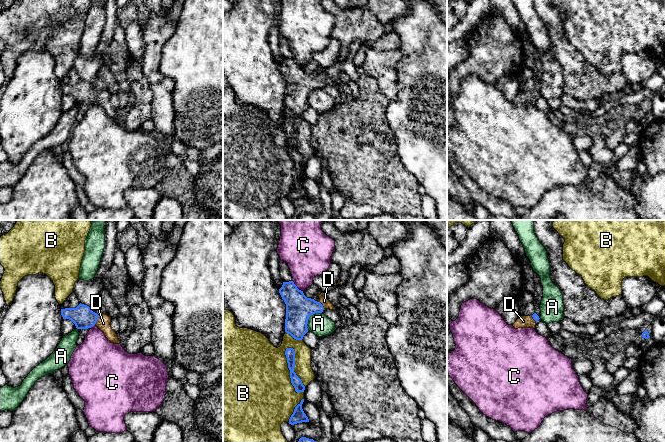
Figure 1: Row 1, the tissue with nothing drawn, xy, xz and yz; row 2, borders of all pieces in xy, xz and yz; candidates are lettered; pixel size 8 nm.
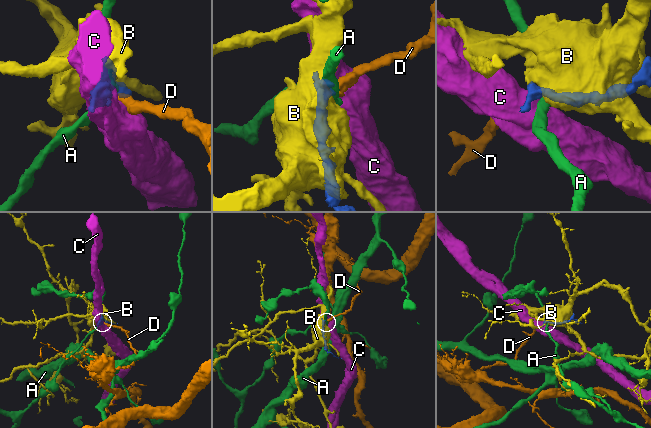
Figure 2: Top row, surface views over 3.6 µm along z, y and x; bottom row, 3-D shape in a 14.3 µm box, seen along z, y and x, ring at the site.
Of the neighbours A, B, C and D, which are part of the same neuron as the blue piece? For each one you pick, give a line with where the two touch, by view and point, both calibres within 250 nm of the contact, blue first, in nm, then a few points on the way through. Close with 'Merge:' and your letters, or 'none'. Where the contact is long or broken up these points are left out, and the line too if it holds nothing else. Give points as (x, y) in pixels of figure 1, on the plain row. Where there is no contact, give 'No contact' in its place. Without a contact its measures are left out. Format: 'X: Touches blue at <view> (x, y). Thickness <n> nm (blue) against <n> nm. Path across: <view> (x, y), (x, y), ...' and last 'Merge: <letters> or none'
D: Touches blue at xy (97, 95). Thickness 180 nm (blue) against 110 nm. Path across: xy (82, 92), (84, 94), (97, 95), (103, 99)
Merge: D

